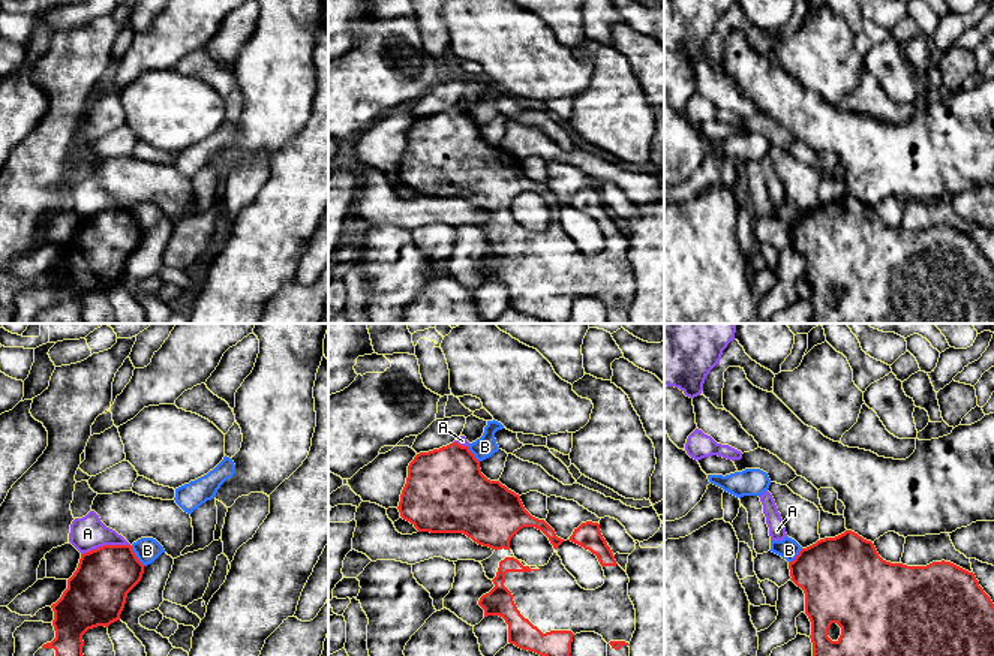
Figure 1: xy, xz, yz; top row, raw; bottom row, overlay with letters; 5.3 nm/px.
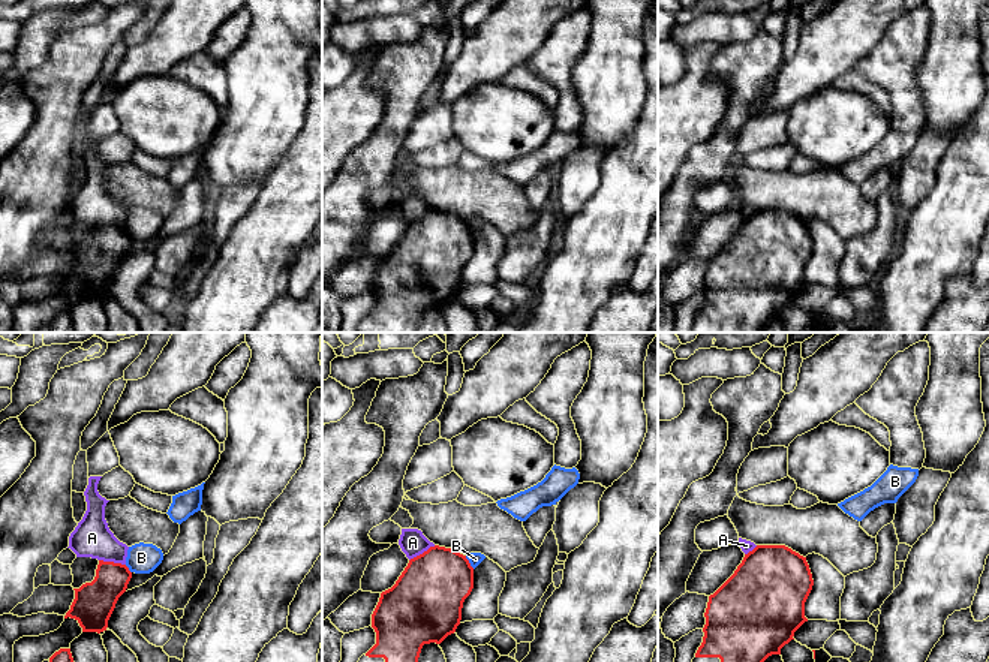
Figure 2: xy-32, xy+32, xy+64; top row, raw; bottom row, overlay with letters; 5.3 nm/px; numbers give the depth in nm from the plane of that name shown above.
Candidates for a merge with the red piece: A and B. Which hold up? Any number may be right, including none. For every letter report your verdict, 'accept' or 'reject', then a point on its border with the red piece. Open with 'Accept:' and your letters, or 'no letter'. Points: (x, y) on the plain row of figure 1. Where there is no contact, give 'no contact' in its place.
Accept: no letter
A: reject; meets red in xy at (105, 210)
B: reject; meets red in xy at (135, 220)

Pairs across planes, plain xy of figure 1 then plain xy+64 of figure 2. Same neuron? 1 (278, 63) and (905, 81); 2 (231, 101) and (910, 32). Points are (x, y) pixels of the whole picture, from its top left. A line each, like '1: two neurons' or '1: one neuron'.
1: two neurons
2: one neuron

